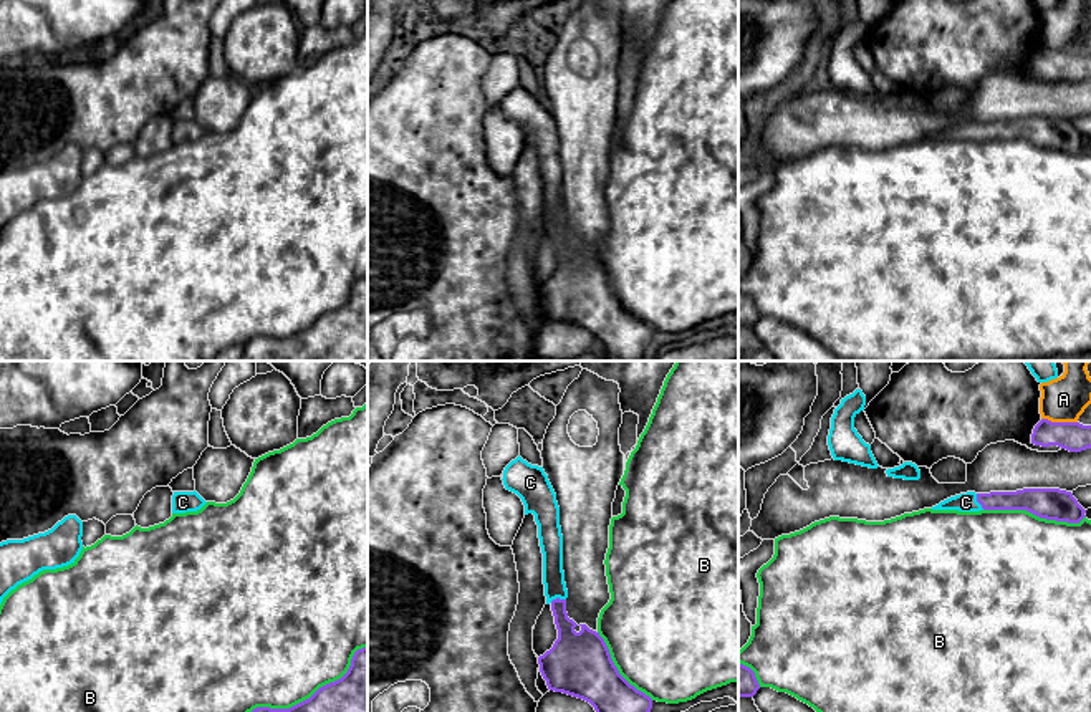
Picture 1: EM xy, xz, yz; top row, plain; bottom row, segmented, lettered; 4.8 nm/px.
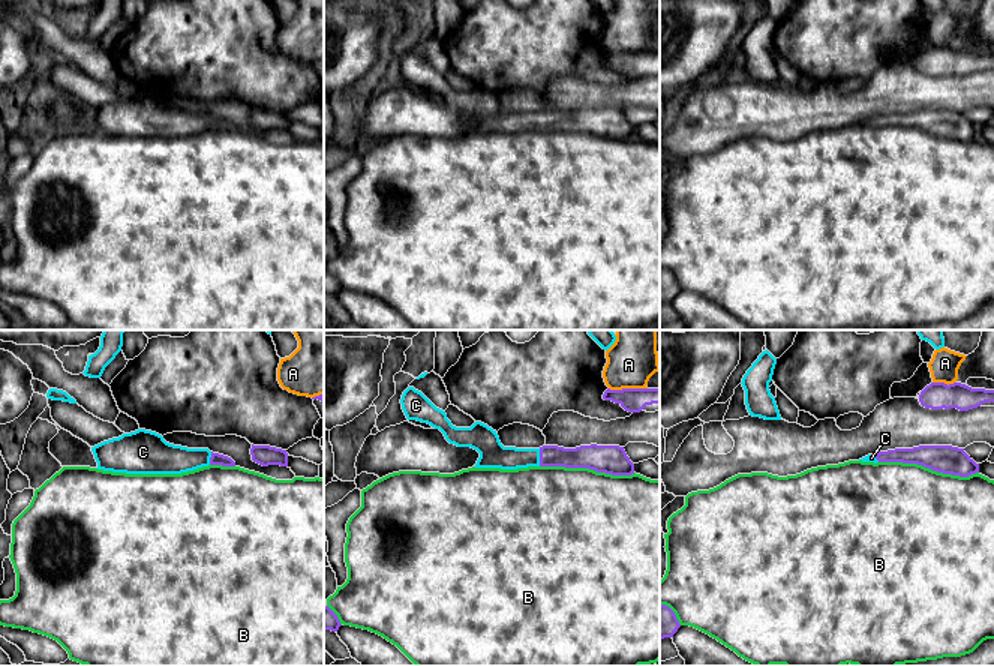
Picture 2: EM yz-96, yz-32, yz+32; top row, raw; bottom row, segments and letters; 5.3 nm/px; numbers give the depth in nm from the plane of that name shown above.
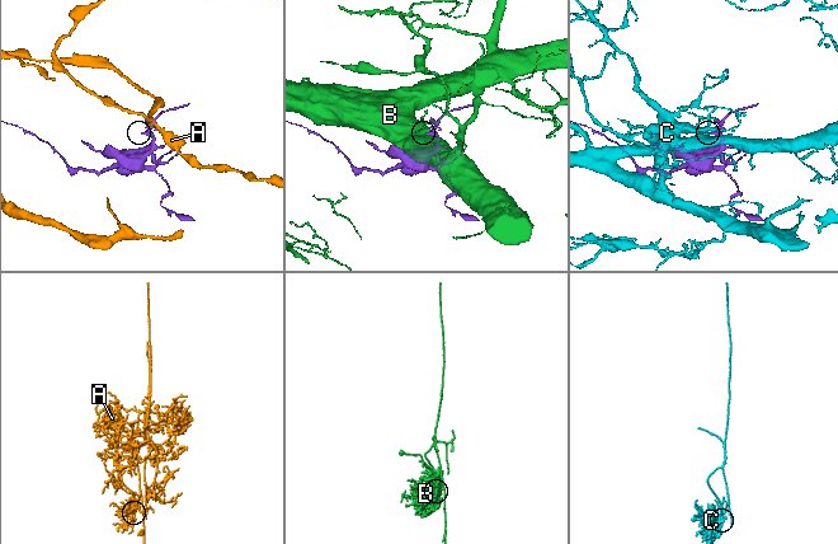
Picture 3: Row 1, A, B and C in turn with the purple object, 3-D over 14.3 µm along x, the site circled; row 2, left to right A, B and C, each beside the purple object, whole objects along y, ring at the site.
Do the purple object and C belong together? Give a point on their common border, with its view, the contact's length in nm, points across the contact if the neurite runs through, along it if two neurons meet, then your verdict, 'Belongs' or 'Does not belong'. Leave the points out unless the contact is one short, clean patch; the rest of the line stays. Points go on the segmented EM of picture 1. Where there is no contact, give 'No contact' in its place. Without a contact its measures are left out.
Touches purple at yz (979, 502). Shared border 90 nm. Path across: yz (1028, 499), (979, 502), (966, 502). Belongs

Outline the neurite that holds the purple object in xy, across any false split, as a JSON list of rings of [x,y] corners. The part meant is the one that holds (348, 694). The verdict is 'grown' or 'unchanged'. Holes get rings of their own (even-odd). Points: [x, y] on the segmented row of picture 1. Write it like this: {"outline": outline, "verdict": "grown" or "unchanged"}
{"outline": [[[368,647],[358,649],[348,672],[290,709],[257,707],[252,712],[368,712]]], "verdict": "unchanged"}

